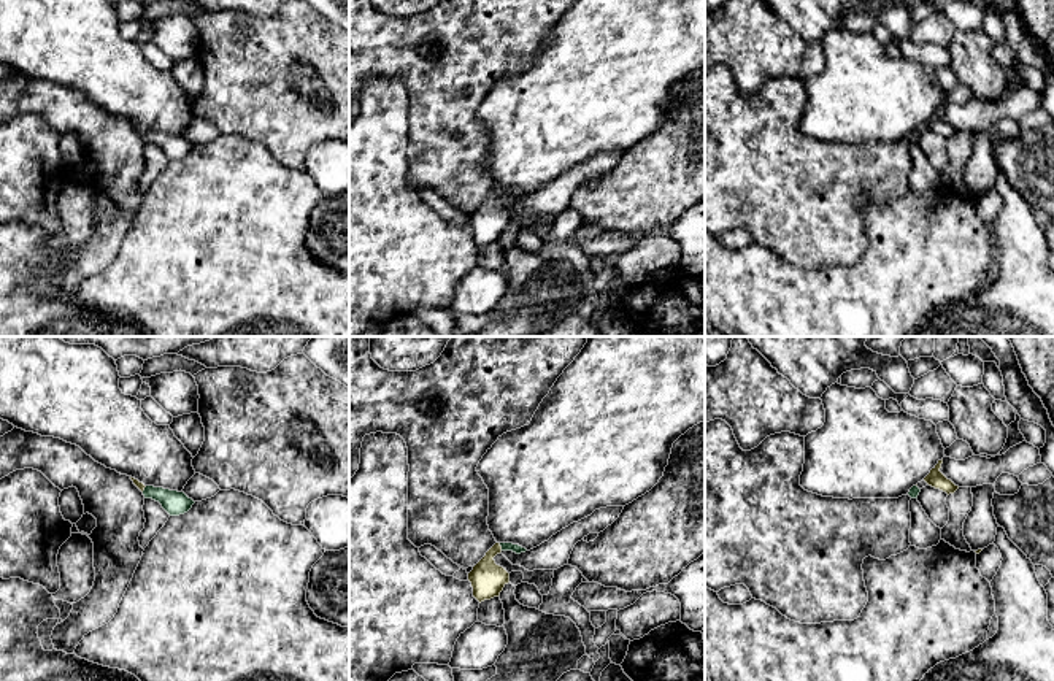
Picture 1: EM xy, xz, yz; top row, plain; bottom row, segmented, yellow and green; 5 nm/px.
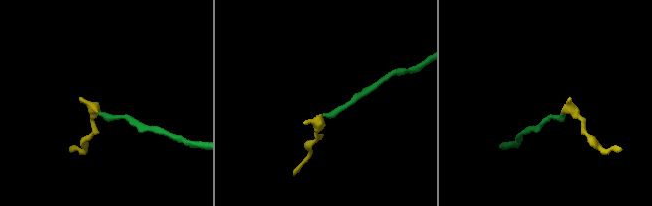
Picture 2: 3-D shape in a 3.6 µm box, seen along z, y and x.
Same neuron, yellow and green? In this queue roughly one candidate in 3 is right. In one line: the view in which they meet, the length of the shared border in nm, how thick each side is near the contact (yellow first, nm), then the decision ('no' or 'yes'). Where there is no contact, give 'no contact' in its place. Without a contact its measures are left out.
meets yellow in xz; contact 40 nm long; 180 nm thick on the yellow side, 50 nm on the other; yes

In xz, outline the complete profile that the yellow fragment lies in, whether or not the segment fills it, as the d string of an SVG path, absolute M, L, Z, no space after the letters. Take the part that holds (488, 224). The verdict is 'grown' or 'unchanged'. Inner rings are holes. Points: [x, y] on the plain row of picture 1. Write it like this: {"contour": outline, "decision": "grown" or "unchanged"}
{"contour": "M495 187L473 211L473 214L468 217L468 225L473 232L473 241L479 248L498 241L503 232L510 227L510 217L494 205L494 202L502 195L521 198L527 194L513 187Z", "decision": "grown"}

